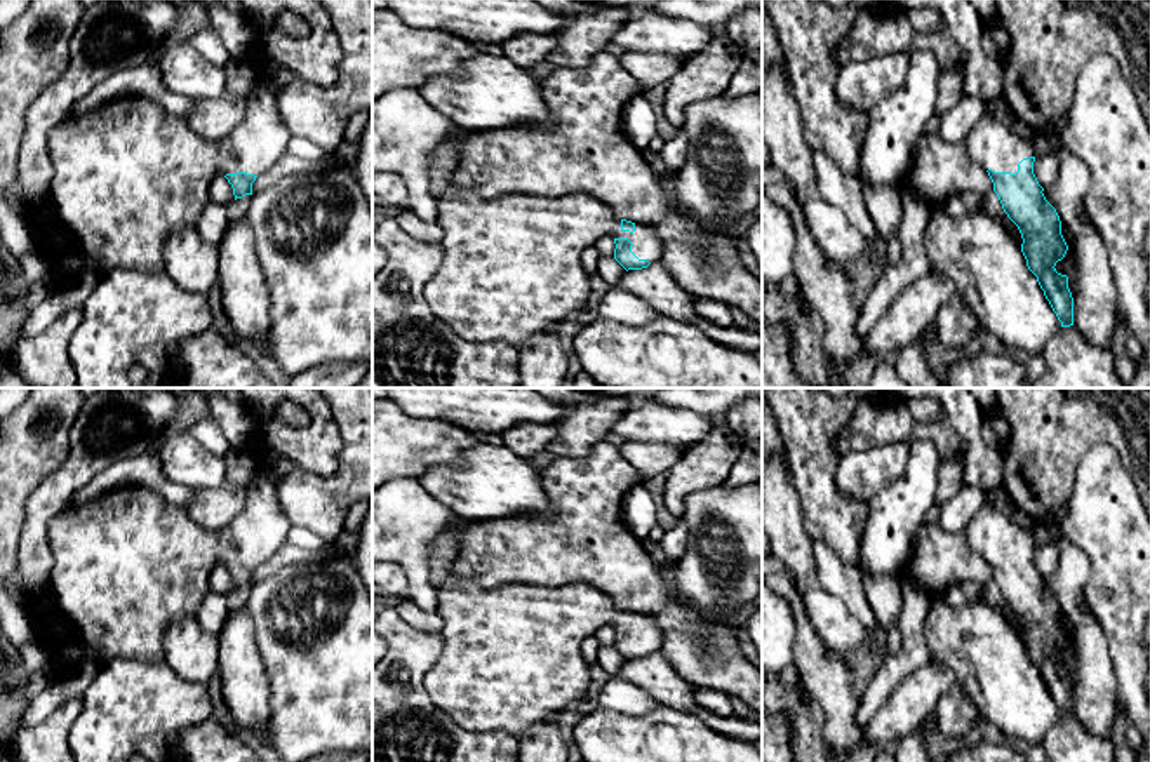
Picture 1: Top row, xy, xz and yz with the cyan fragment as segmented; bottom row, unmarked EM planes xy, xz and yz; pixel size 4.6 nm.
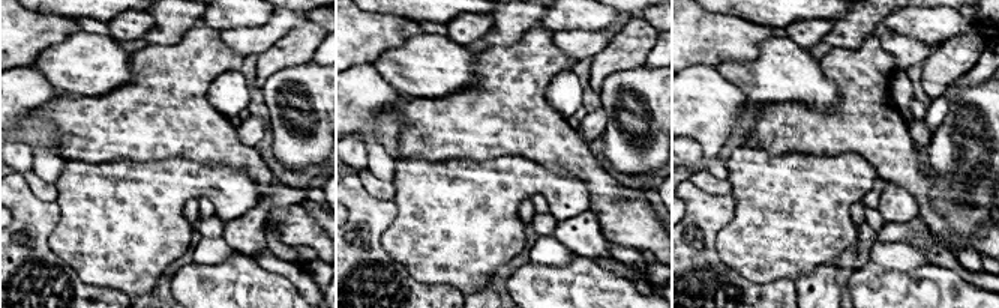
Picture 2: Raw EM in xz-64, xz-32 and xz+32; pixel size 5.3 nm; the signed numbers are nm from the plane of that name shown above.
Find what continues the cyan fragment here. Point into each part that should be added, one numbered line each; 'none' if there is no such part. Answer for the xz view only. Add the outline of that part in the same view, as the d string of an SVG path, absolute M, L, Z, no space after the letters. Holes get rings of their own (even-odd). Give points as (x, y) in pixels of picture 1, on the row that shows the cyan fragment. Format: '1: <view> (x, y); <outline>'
1: xz (512, 268); M449 186L437 202L444 261L437 275L425 285L425 301L438 320L470 343L505 341L518 350L531 338L560 325L571 311L583 310L592 285L581 256L605 235L628 238L633 244L632 252L651 264L663 257L663 240L652 226L635 224L633 233L623 231L621 219L590 195L484 198L475 191Z

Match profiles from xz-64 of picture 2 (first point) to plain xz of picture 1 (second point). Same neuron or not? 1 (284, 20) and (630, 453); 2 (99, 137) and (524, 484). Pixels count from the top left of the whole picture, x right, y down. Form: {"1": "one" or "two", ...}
{"1": "one", "2": "two"}

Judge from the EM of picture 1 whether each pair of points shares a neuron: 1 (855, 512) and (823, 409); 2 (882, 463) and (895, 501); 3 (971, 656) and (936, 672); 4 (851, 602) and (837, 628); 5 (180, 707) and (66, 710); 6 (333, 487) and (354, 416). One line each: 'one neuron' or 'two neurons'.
1: one neuron
2: two neurons
3: two neurons
4: two neurons
5: two neurons
6: one neuron

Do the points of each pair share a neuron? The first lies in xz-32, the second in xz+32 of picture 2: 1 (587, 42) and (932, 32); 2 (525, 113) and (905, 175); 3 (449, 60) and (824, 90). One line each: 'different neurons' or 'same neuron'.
1: different neurons
2: same neuron
3: same neuron

